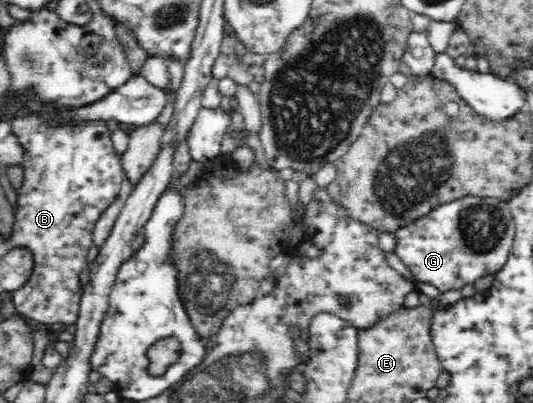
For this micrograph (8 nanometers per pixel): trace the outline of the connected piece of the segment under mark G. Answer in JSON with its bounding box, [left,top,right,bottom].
[394,197,515,293]

